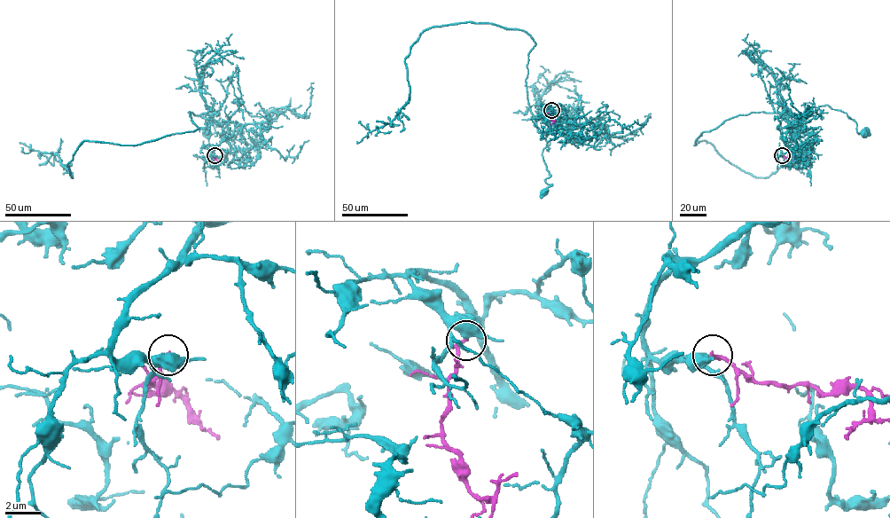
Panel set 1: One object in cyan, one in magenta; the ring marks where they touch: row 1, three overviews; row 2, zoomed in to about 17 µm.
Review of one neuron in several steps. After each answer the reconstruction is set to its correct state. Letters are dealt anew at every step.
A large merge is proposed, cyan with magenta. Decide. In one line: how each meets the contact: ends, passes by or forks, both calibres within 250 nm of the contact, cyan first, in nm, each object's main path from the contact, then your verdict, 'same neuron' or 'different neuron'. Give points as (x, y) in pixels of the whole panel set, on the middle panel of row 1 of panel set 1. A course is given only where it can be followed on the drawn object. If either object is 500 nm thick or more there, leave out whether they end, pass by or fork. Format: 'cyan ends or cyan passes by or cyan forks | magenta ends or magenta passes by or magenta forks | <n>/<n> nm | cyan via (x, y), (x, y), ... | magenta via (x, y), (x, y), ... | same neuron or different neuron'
cyan passes by | magenta ends | 460/240 nm | cyan via (551, 110), (561, 125), (545, 137), (542, 159), (550, 175), (545, 182), (552, 184), (543, 192) | magenta via (551, 110), (550, 117), (554, 123), (550, 123) | different neuron

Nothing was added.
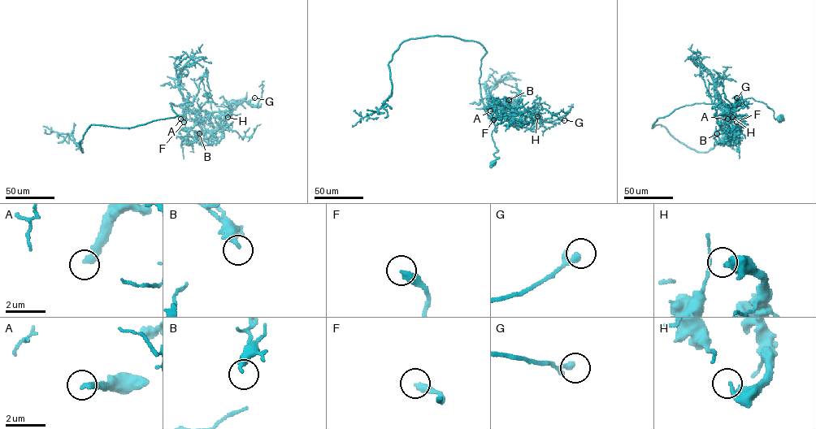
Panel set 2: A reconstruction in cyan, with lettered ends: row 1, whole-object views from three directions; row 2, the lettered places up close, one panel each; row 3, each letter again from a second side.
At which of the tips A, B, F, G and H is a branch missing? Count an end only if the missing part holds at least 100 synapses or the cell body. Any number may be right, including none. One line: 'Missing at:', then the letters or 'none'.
Missing at: A

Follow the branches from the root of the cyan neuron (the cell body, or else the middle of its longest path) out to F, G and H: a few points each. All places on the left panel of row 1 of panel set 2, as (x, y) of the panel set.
F: (183, 118), (189, 116), (184, 110), (188, 104), (182, 97), (201, 130), (190, 136), (184, 122)
G: (183, 118), (189, 116), (182, 97), (192, 110), (210, 112), (227, 110), (233, 101), (254, 97)
H: (183, 118), (189, 116), (184, 110), (188, 104), (182, 97), (192, 110), (228, 111), (227, 117)

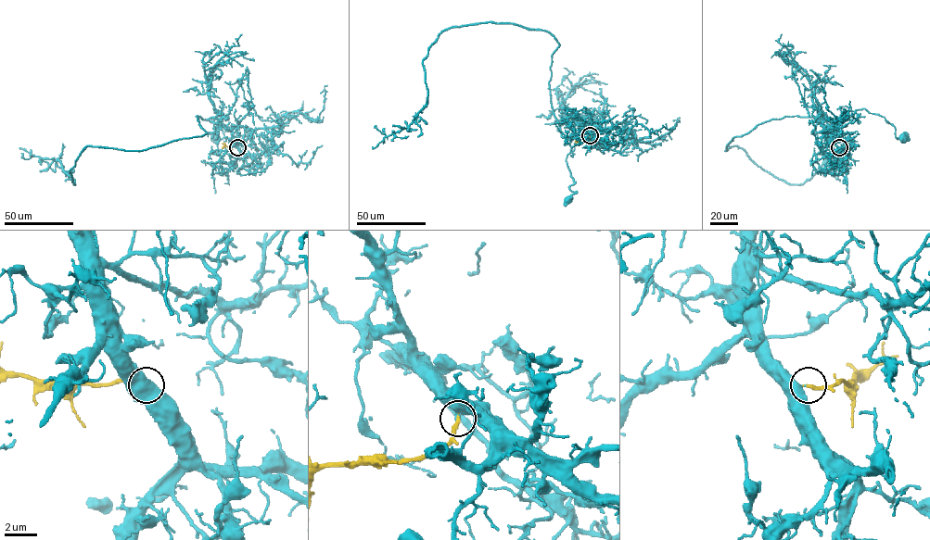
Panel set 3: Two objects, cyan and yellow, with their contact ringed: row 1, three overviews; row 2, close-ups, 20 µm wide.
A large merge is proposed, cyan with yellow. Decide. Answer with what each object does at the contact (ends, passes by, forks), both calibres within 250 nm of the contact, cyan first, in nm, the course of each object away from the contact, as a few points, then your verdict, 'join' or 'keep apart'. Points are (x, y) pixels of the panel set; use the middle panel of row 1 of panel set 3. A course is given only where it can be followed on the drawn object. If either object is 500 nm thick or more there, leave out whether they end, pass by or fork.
cyan ends; yellow ends; calibres 480 and 240 nm; course cyan (590, 135), (581, 131), (572, 136), (566, 161), (575, 182), (569, 189), (577, 192), (567, 199); course yellow (590, 135), (575, 143); join

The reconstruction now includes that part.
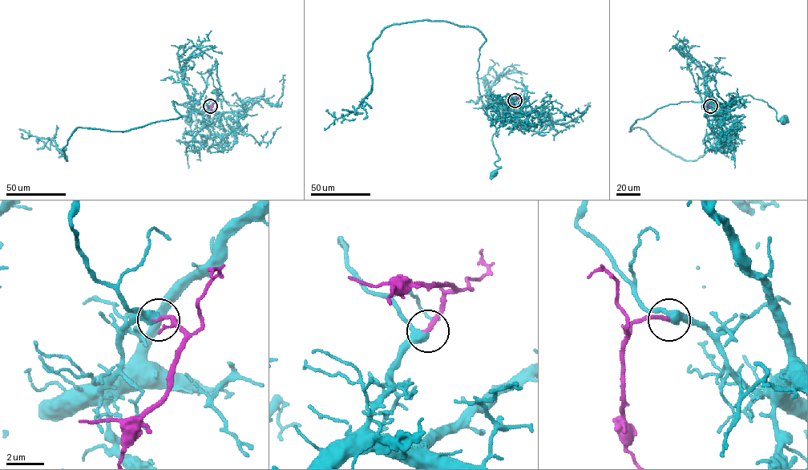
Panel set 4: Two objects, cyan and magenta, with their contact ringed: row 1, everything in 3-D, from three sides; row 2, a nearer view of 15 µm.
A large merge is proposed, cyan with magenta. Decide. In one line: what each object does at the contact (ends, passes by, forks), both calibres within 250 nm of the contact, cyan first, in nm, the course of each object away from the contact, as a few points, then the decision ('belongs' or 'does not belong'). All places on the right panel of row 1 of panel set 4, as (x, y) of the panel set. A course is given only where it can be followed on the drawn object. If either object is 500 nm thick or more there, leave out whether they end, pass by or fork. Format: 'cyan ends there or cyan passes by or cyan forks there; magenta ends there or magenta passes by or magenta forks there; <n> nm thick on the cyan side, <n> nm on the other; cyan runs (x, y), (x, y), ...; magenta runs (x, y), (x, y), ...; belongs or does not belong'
cyan passes by; magenta ends there; 360 nm thick on the cyan side, 240 nm on the other; cyan runs (710, 106), (723, 112), (741, 96), (750, 95), (773, 107), (778, 120), (783, 119); magenta runs (710, 106), (707, 108), (709, 115); belongs

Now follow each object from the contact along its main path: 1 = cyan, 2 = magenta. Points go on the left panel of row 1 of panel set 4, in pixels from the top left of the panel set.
1: (210, 106), (199, 112), (192, 107), (191, 96), (187, 95), (194, 104), (190, 108), (195, 119), (187, 119)
2: (210, 106), (208, 115)

